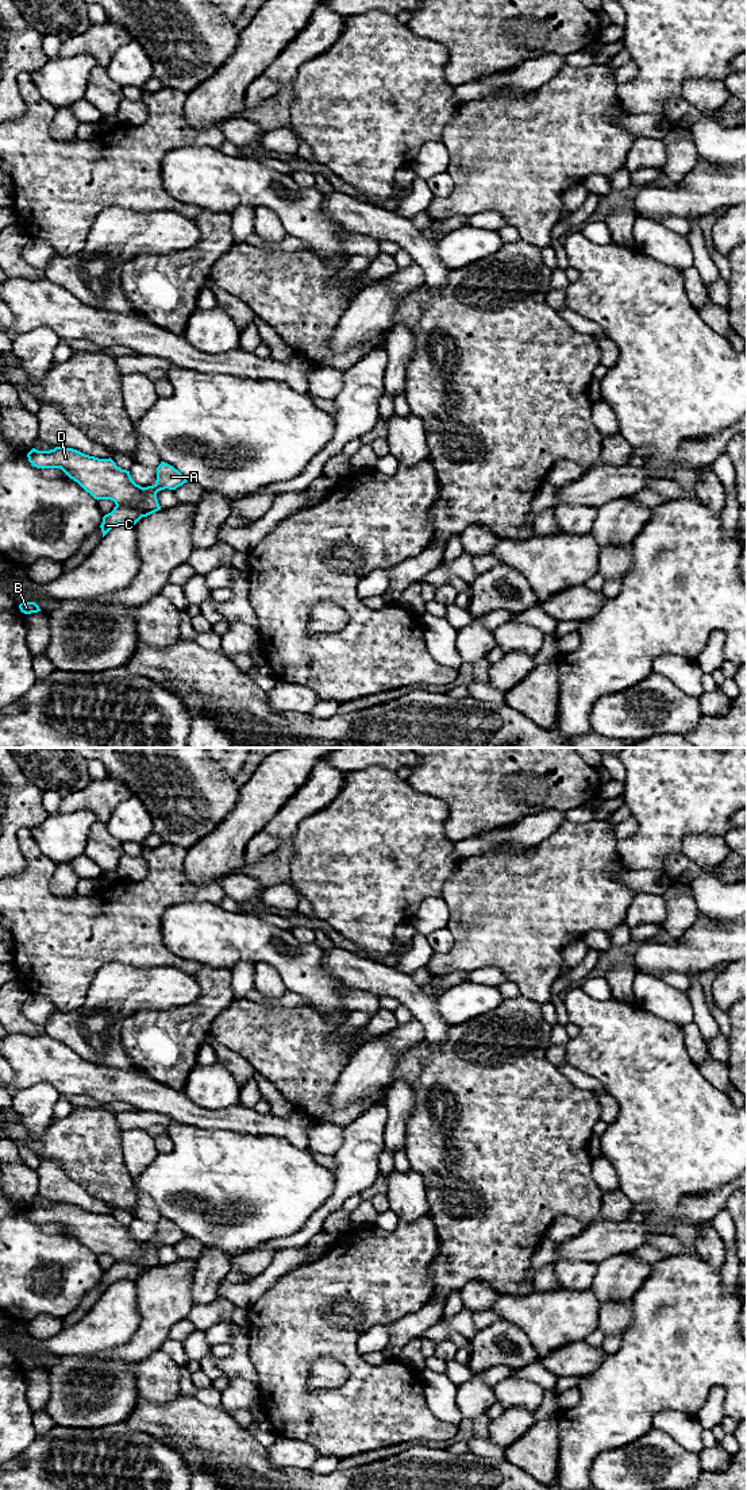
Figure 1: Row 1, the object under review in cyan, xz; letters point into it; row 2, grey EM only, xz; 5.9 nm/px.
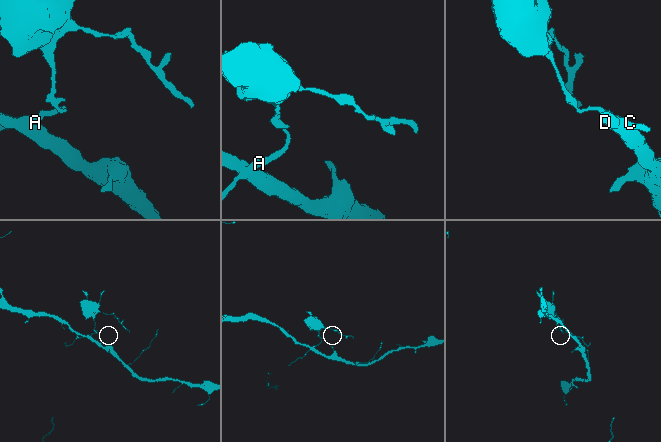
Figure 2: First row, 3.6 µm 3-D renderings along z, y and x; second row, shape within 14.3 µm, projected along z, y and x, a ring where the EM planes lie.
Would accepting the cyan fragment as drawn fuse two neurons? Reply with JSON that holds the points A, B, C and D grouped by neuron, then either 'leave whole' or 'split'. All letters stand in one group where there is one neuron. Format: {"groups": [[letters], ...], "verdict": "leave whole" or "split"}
{"groups": [["A", "B", "C"], ["D"]], "verdict": "split"}

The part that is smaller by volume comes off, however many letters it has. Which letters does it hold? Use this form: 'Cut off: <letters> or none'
Cut off: A, B, C

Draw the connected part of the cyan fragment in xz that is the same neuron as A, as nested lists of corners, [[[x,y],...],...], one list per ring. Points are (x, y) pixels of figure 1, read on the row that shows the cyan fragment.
[[[161,462],[161,464],[157,467],[155,483],[145,487],[145,490],[155,493],[165,489],[176,490],[186,482],[186,478],[178,470],[165,462]]]

